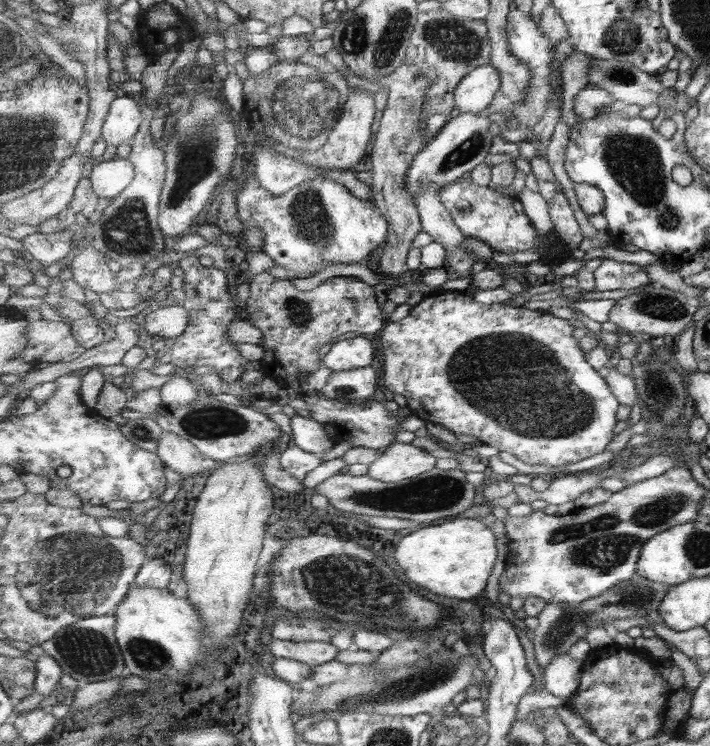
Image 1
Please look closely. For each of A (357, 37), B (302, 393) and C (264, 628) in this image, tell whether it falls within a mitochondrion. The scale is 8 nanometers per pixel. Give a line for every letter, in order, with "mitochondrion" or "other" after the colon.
A: mitochondrion
B: other
C: other

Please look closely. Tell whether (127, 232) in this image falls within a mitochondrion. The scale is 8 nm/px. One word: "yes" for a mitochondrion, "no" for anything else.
yes

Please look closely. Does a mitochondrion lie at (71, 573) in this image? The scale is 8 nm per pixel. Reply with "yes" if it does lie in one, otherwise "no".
yes

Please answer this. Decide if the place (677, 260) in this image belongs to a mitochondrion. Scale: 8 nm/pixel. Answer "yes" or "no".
no

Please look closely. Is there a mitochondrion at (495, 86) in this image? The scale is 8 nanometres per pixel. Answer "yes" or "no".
no

